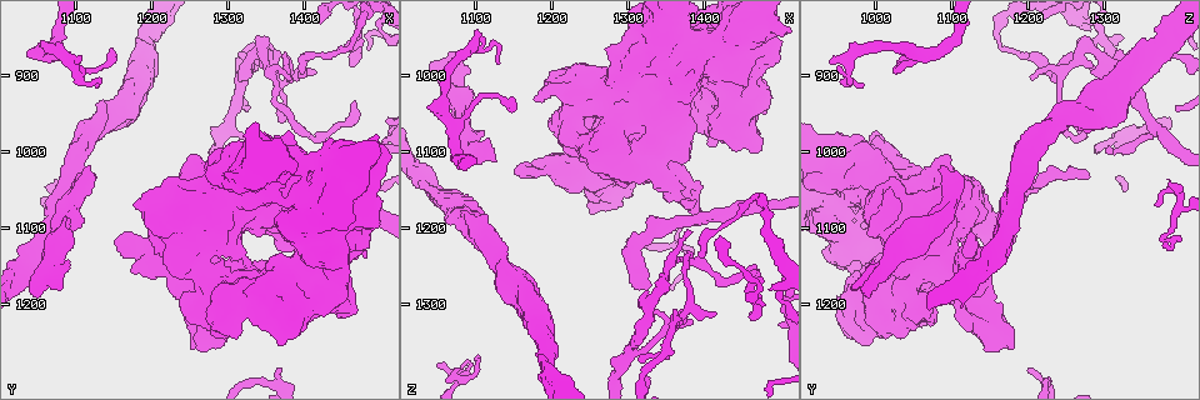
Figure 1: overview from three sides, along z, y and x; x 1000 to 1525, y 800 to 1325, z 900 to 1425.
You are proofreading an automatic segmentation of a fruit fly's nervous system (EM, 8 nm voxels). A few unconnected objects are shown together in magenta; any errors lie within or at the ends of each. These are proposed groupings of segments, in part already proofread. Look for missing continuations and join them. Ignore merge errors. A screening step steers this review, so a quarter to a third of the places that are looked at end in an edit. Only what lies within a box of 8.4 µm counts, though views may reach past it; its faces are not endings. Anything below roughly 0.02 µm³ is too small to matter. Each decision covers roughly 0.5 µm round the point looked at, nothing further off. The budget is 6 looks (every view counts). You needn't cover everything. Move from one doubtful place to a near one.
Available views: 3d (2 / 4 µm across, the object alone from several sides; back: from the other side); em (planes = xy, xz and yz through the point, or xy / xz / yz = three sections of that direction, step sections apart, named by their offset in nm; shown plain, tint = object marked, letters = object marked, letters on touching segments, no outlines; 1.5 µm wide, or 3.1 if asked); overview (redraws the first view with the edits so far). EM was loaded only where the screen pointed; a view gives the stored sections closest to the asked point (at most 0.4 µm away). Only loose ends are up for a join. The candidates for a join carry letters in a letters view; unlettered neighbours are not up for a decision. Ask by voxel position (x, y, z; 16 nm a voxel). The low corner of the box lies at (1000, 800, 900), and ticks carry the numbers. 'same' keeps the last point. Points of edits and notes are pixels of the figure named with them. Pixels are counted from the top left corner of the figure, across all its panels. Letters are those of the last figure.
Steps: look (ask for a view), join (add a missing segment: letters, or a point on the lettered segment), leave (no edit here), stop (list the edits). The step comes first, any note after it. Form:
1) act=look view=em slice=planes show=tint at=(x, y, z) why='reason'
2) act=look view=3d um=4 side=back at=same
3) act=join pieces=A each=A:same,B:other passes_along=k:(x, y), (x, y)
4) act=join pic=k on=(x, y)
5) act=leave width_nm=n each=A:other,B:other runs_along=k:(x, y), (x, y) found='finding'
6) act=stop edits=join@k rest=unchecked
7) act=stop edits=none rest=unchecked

act=look view=em slice=planes show=tint at=(1475, 855, 1270) why='tapers out'

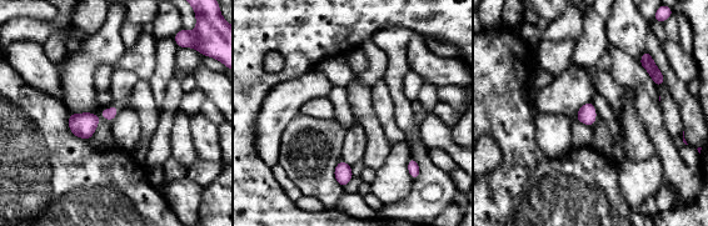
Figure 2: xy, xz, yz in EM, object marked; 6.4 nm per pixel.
act=look view=em slice=planes show=letters at=same why='see the neighbours'

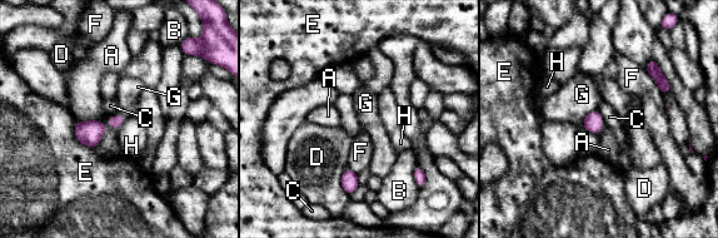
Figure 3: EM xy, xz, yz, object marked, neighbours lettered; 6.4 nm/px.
act=leave width_nm=100 each=A:other,B:other,C:other,D:other,E:other,F:other,G:other,H:other border=3:(597, 110), (603, 123) found='none of them fits'

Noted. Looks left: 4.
act=look view=em slice=xy step=4 show=letters at=(1325, 1030, 1275) why='free end'

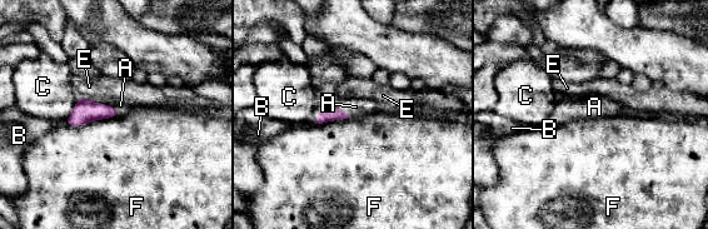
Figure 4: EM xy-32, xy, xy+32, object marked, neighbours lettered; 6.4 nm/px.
act=join pieces=A each=A:same,B:other,C:other,E:other,F:other passes_along=4:(85, 110), (114, 108), (120, 105) found='it goes on there'

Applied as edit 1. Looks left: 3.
act=look view=em slice=planes show=letters at=(1115, 1020, 1080) why='branch stops here'

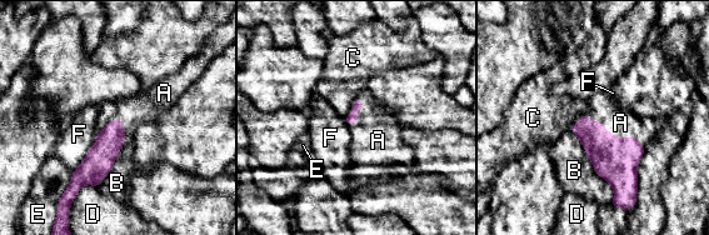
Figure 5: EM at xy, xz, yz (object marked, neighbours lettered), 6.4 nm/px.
act=join pieces=A each=A:same,B:other,C:other,D:other,E:other,F:other passes_along=5:(615, 159), (613, 135), (620, 123) found='the cell continues'

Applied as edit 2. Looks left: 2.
act=stop edits=join@4,join@5 rest=unchecked

